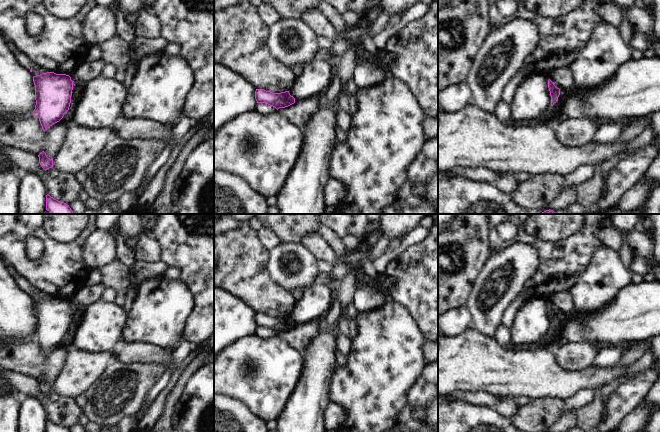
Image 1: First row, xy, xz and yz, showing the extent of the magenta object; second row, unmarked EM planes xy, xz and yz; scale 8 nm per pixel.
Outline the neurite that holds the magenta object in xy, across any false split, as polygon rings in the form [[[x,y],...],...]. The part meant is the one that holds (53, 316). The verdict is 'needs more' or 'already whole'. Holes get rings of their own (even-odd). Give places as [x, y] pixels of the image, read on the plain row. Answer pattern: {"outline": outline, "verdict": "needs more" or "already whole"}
{"outline": [[[42,297],[33,301],[36,329],[33,339],[39,342],[42,353],[59,346],[69,334],[73,305],[66,298]]], "verdict": "already whole"}

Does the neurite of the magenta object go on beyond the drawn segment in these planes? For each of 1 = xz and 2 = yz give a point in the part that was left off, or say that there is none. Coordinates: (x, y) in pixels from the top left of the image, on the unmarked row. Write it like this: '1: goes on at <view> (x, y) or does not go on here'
1: does not go on here
2: does not go on here

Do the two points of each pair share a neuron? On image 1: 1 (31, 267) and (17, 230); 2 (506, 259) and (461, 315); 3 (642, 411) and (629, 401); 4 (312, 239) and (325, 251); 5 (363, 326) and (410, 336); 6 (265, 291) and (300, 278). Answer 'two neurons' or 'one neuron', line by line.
1: one neuron
2: two neurons
3: two neurons
4: one neuron
5: one neuron
6: two neurons

